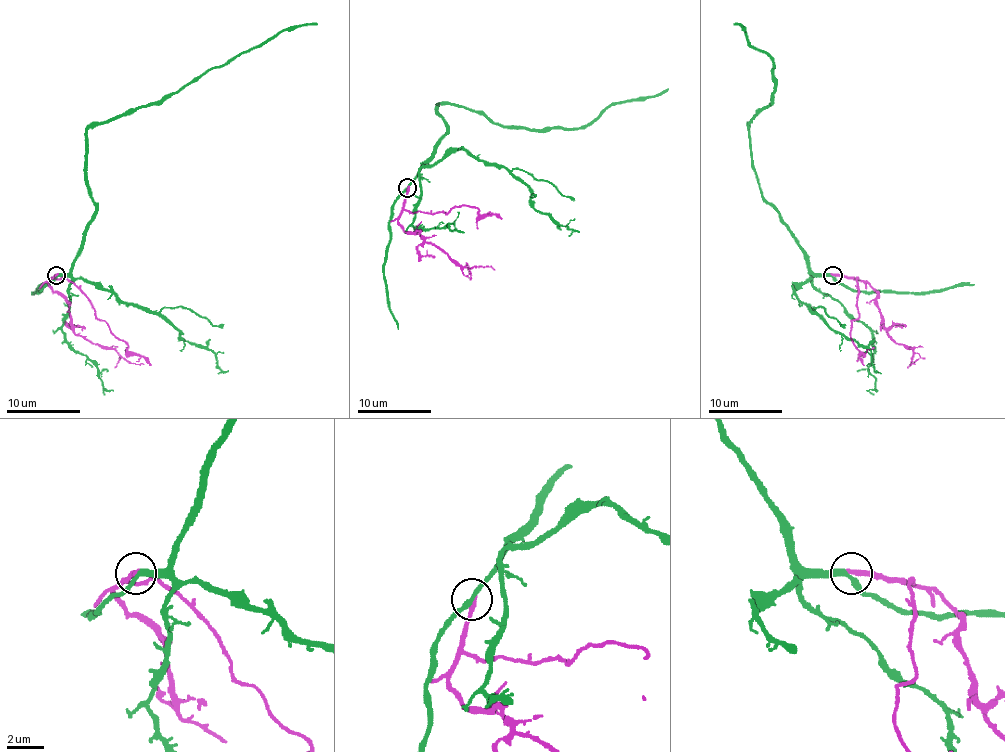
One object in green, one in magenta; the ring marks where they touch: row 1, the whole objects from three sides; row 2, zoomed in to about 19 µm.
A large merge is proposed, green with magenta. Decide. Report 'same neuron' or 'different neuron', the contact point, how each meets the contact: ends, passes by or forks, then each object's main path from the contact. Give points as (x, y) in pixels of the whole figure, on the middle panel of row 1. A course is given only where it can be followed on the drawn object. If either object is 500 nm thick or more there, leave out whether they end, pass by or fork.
same neuron | (407, 188) | green passes by | magenta ends | green via (408, 187), (445, 135), (447, 124), (437, 104), (480, 111), (504, 126), (582, 128), (614, 104), (667, 89) | magenta via (408, 187), (398, 222), (406, 232), (419, 232), (428, 243), (463, 267), (495, 271)

